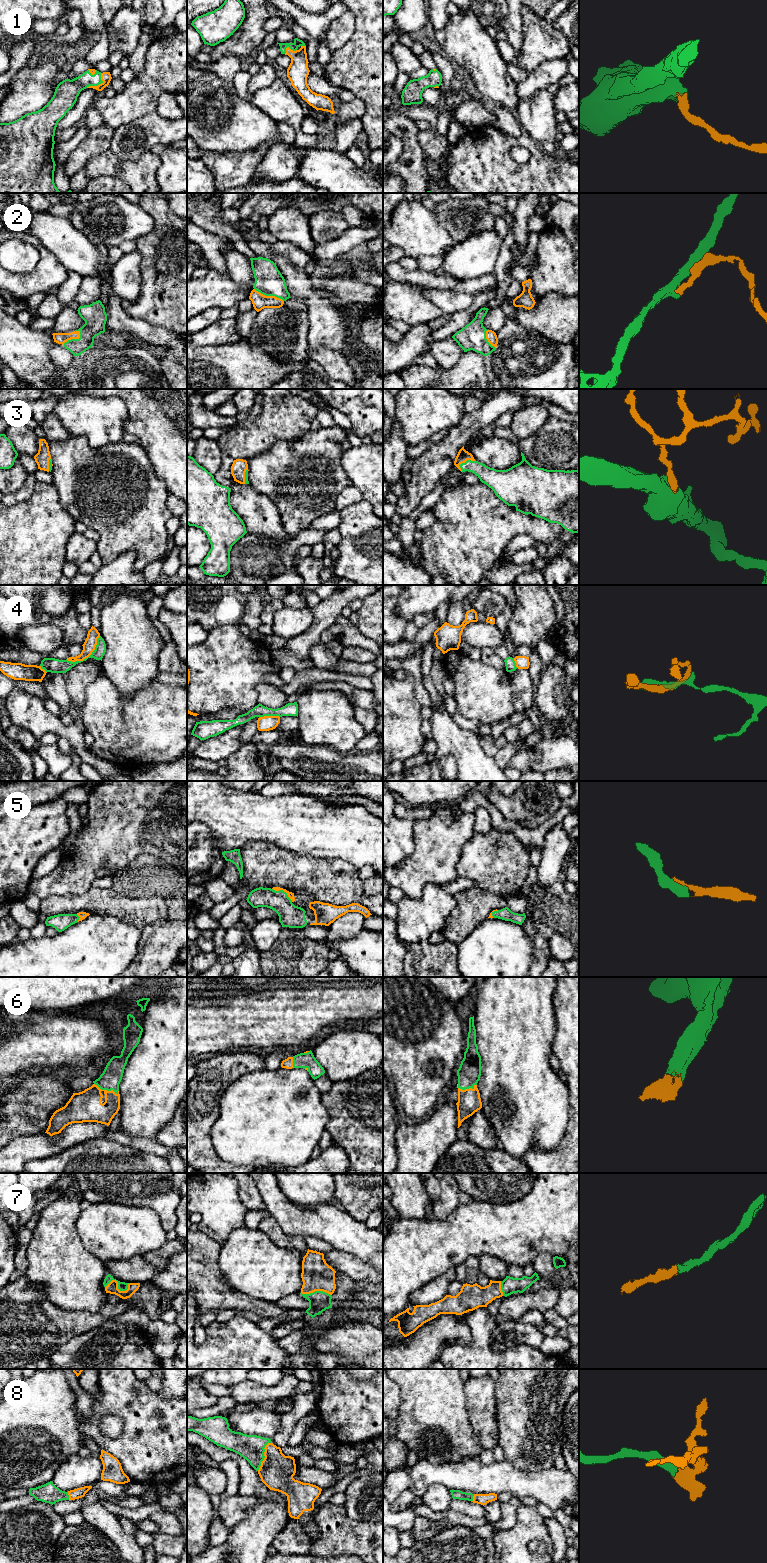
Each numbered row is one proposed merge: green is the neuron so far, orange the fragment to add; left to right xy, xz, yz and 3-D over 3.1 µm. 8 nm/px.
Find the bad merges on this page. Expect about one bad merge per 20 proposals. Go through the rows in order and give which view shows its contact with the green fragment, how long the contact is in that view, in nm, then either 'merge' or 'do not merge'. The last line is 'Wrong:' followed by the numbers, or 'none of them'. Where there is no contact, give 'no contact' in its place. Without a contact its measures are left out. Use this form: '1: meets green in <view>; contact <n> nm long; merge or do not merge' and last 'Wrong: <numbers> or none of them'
1: meets green in xy; contact 170 nm long; merge
2: meets green in xz; contact 260 nm long; merge
3: meets green in yz; contact 150 nm long; merge
4: meets green in xy; contact 340 nm long; do not merge
5: meets green in xz; contact 180 nm long; merge
6: meets green in xy; contact 220 nm long; merge
7: meets green in xy; contact 200 nm long; merge
8: meets green in xz; contact 260 nm long; merge
Wrong: 4

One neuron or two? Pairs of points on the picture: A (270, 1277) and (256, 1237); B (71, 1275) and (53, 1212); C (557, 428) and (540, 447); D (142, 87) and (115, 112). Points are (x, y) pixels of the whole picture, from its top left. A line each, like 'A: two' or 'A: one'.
A: one
B: one
C: one
D: one

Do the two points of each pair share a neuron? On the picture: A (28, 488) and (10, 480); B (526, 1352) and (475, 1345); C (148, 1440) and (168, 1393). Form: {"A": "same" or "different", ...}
{"A": "different", "B": "same", "C": "different"}

